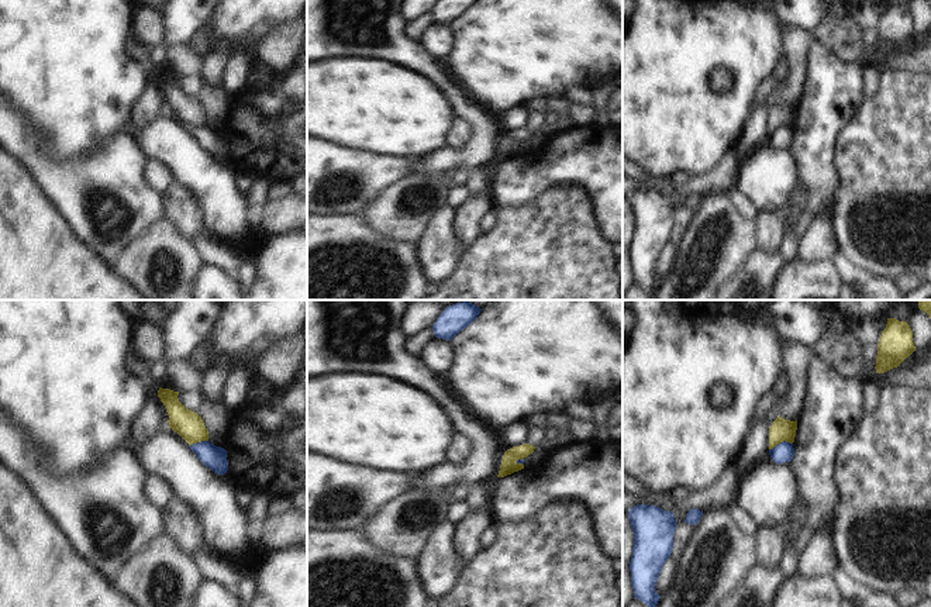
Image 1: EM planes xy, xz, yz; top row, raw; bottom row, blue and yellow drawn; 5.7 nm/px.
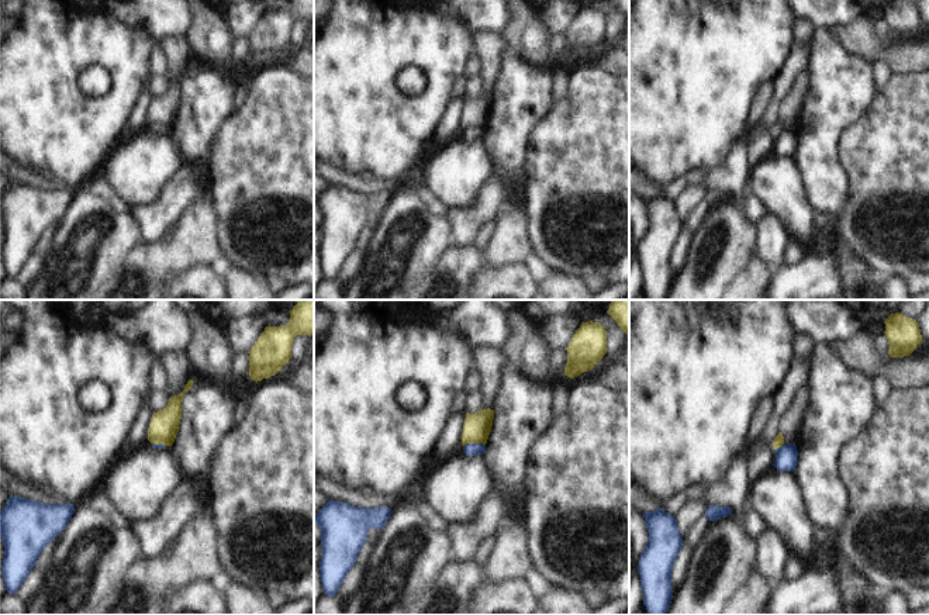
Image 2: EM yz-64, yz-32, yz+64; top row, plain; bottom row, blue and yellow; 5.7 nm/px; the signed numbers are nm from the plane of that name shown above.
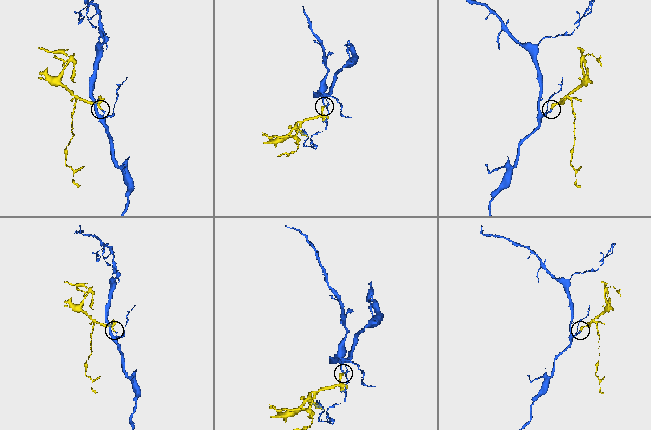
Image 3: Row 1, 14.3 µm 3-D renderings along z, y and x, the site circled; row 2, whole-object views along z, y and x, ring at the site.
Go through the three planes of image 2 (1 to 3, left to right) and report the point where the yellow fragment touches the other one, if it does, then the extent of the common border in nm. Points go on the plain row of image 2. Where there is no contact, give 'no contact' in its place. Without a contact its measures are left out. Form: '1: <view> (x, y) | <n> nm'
1: yz-64 (159, 130) | 80 nm
2: yz-32 (473, 128) | 130 nm
3: yz+64 (779, 132) | 60 nm

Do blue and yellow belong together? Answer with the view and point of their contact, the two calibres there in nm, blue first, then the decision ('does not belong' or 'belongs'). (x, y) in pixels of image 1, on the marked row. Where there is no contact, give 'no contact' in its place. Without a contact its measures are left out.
yz (780, 442) | 110/130 nm | does not belong

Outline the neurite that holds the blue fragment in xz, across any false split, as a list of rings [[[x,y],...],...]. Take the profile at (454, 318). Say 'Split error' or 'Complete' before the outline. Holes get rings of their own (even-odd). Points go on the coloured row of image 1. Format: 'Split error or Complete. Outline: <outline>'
Complete. Outline: [[[470,301],[446,306],[432,325],[435,338],[451,341],[456,334],[470,325],[480,311],[482,308]]]

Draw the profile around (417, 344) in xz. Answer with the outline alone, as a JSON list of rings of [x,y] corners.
[[[427,328],[421,331],[420,334],[408,338],[408,349],[413,355],[421,356],[425,346],[435,338],[434,330]]]

